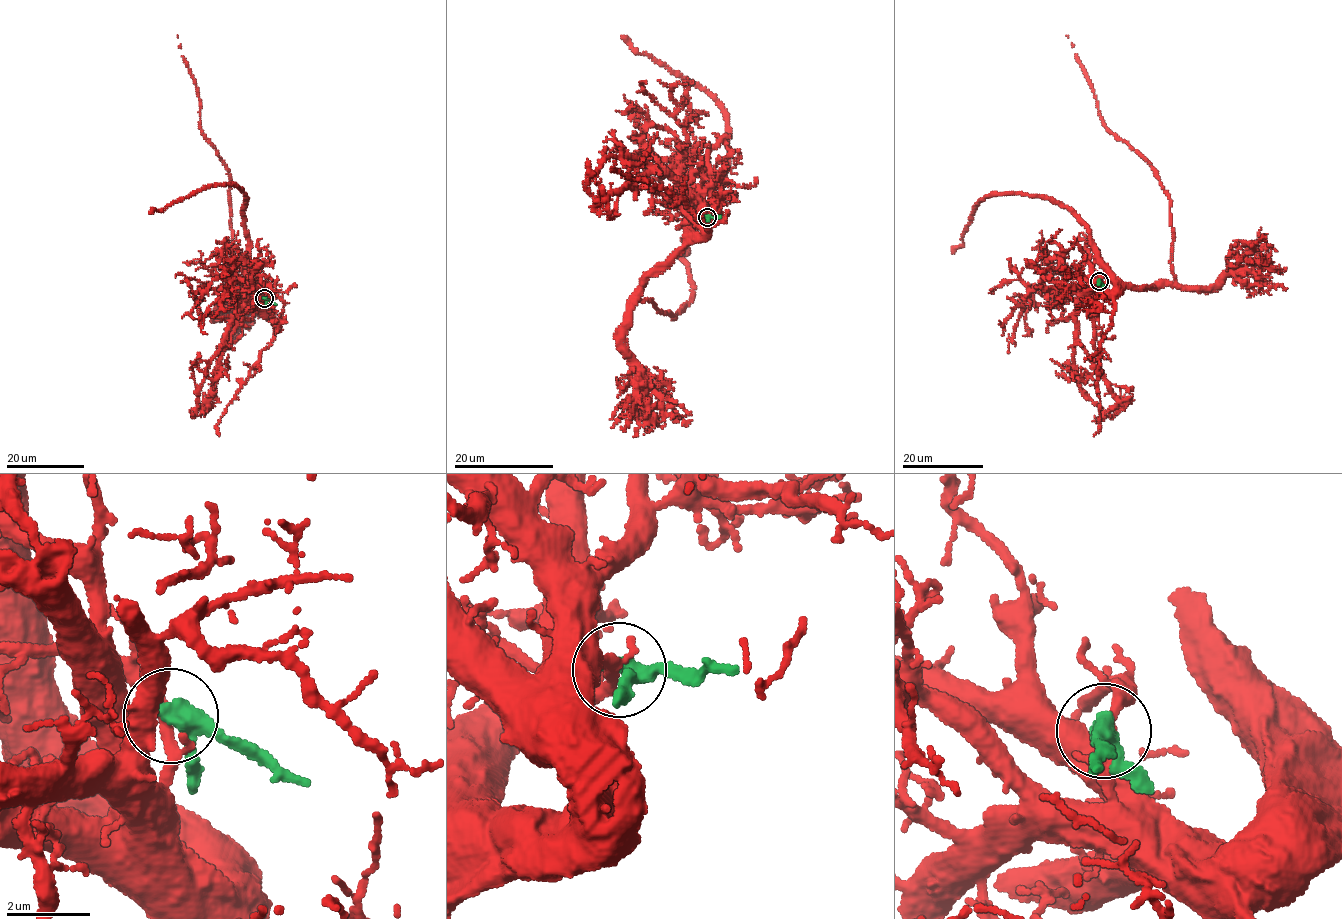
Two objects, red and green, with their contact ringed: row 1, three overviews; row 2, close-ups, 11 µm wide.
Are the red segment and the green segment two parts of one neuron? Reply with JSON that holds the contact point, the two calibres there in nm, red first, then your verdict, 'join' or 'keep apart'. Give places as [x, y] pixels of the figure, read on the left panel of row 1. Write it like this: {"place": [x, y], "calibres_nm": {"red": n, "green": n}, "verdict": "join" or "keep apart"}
{"place": [264, 298], "calibres_nm": {"red": 200, "green": 360}, "verdict": "keep apart"}

